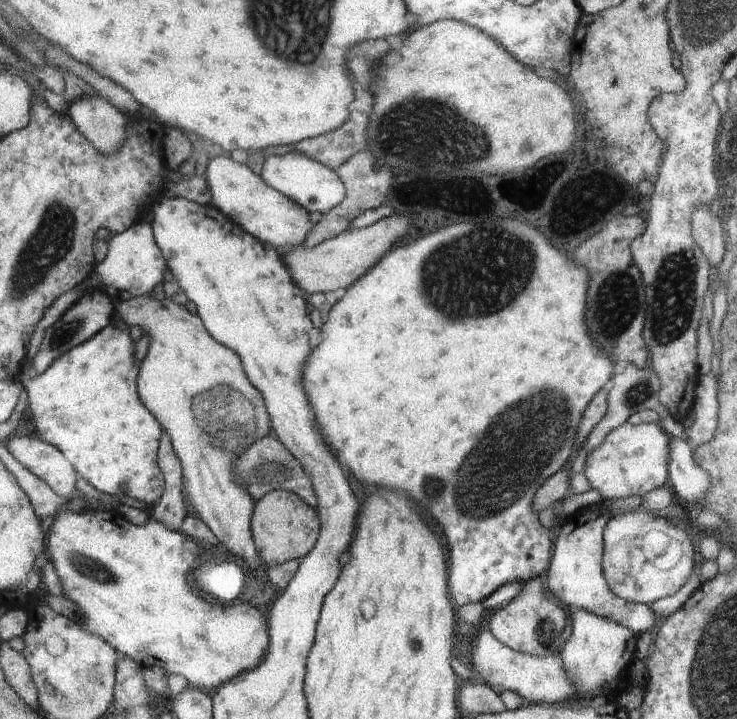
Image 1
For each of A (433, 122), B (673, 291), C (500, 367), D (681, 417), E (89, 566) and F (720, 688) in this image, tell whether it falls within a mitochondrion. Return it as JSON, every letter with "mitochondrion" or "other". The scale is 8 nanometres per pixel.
{"A":"mitochondrion","B":"mitochondrion","C":"other","D":"other","E":"mitochondrion","F":"mitochondrion"}

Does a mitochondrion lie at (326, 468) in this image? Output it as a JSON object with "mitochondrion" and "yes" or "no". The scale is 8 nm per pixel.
{"mitochondrion":"no"}

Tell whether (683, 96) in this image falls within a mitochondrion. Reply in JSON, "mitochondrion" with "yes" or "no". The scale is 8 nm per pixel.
{"mitochondrion":"no"}

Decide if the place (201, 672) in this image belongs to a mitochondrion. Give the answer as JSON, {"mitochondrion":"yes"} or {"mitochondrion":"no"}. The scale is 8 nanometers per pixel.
{"mitochondrion":"no"}

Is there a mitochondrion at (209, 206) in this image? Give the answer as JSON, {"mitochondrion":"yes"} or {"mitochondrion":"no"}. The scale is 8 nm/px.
{"mitochondrion":"no"}

